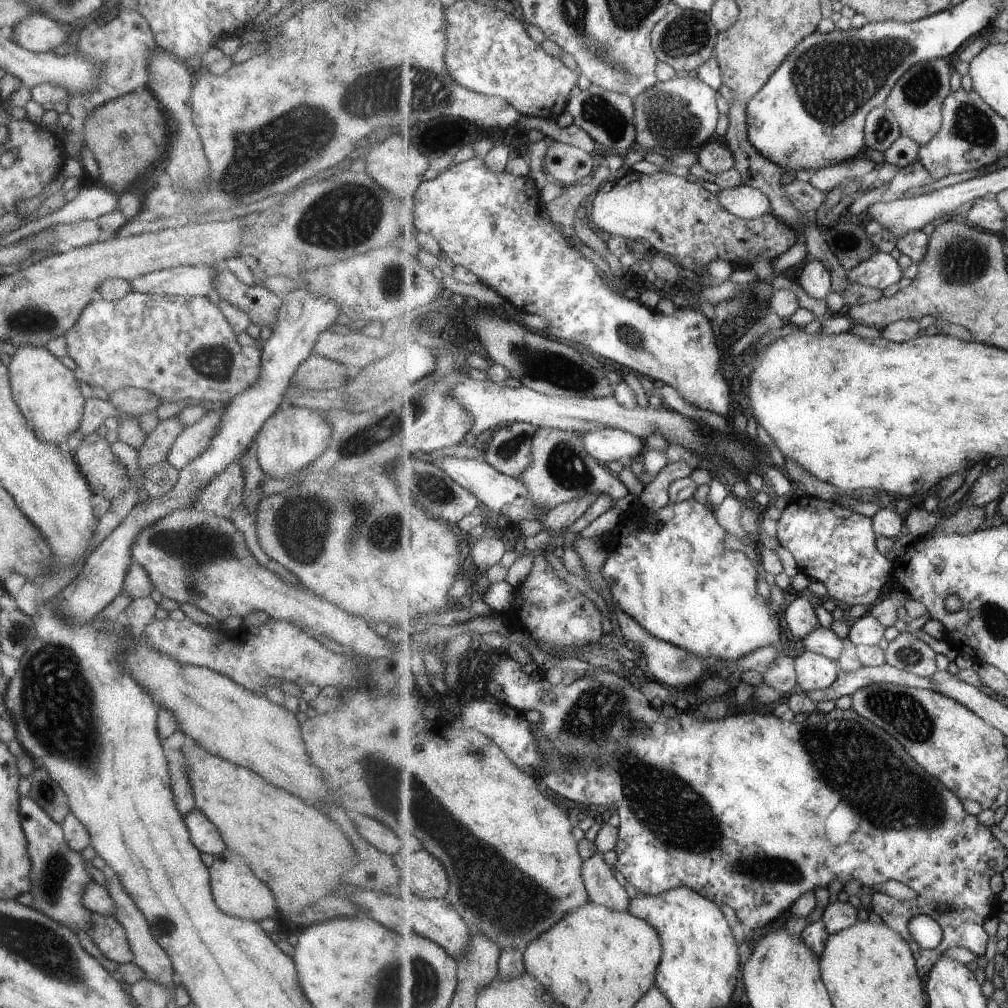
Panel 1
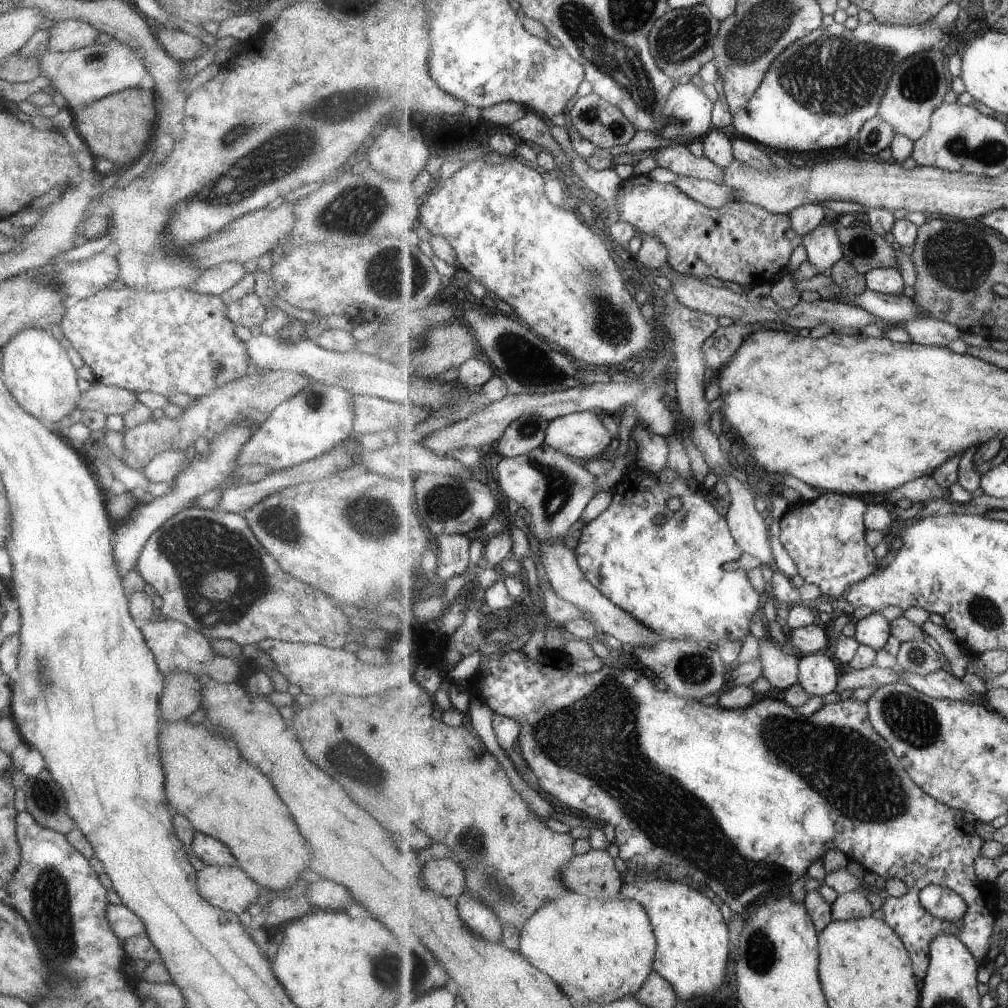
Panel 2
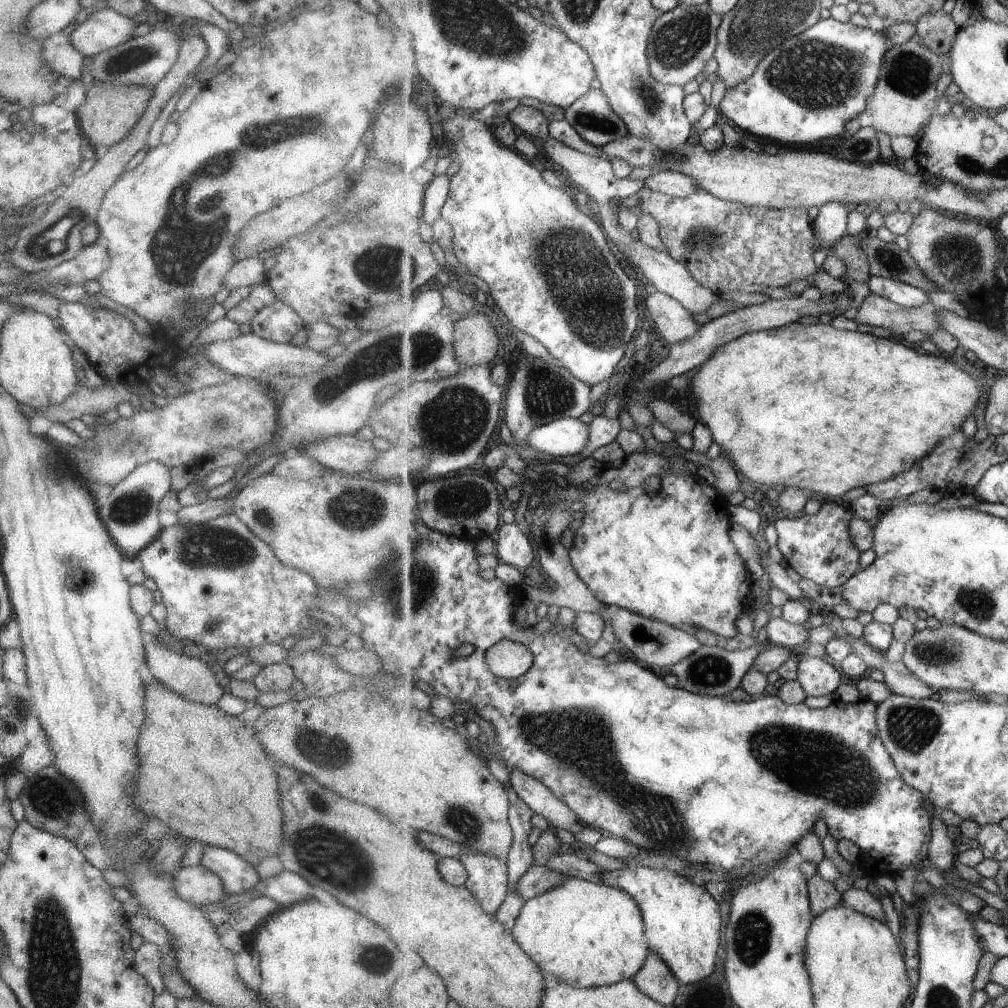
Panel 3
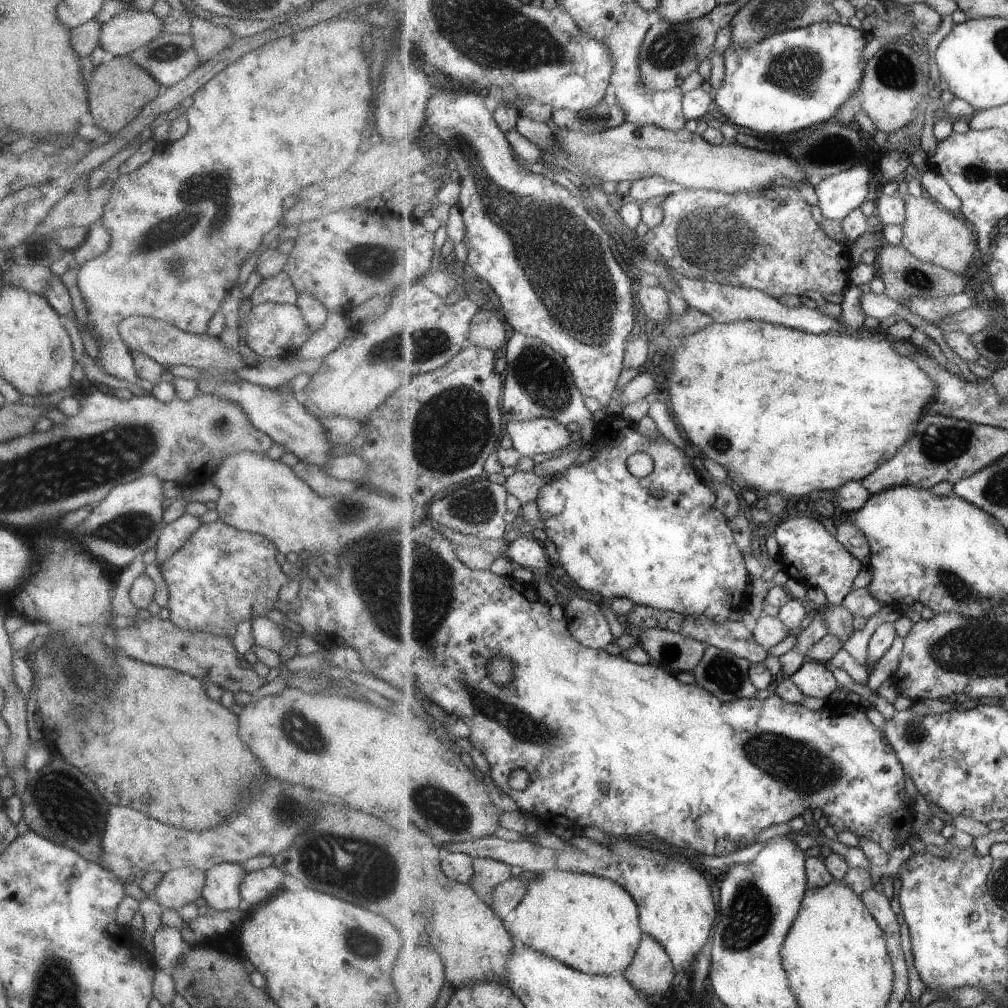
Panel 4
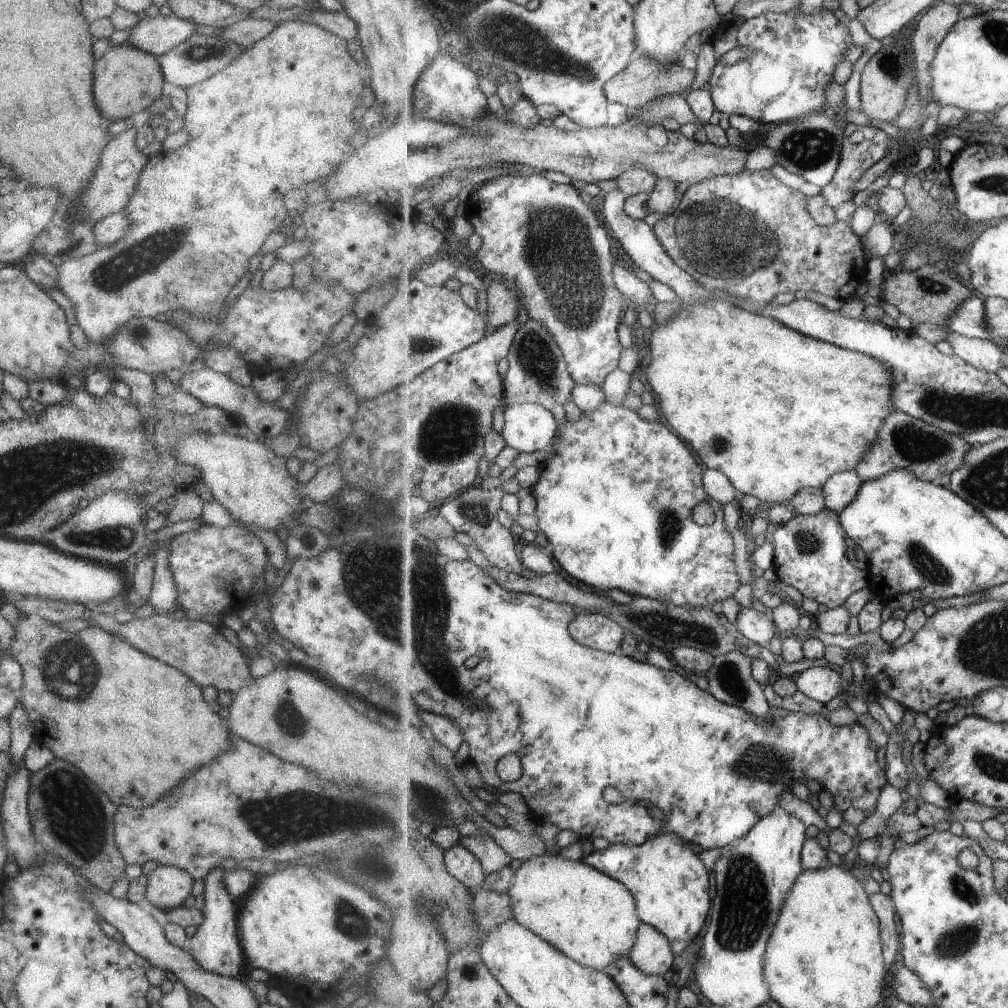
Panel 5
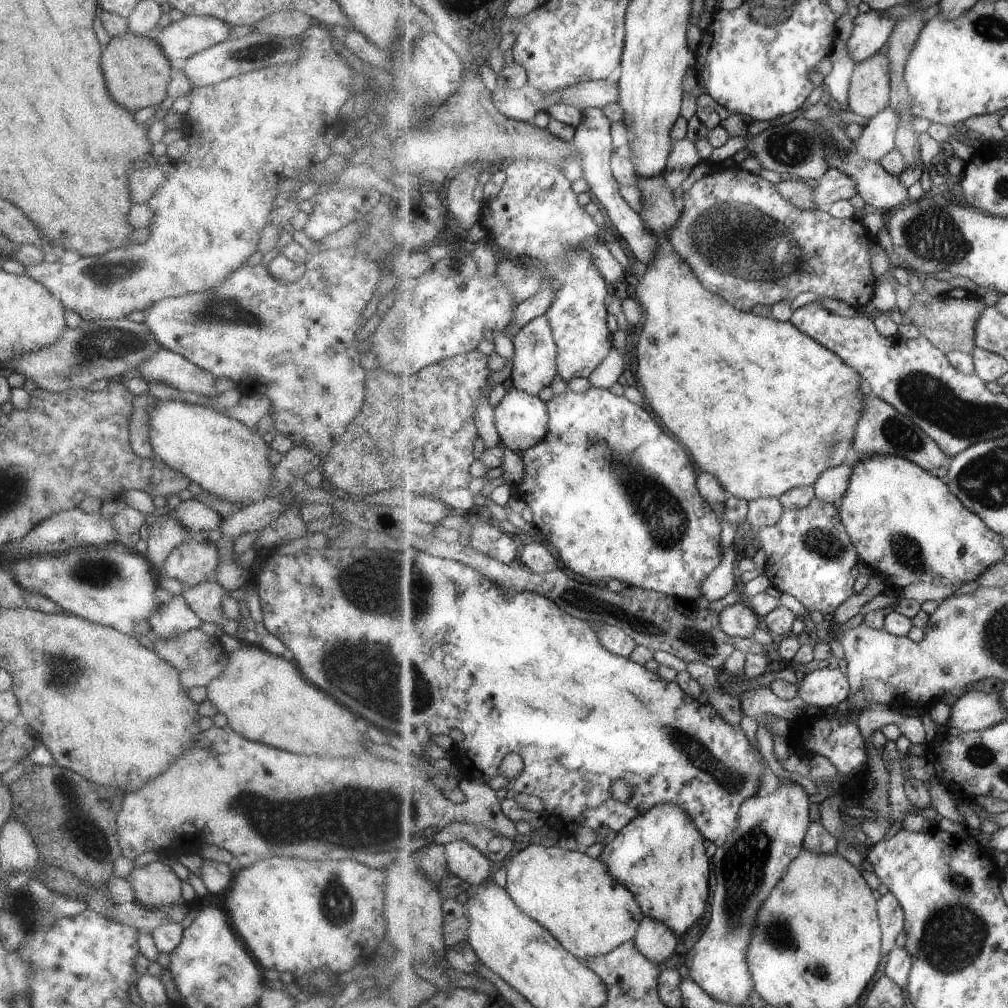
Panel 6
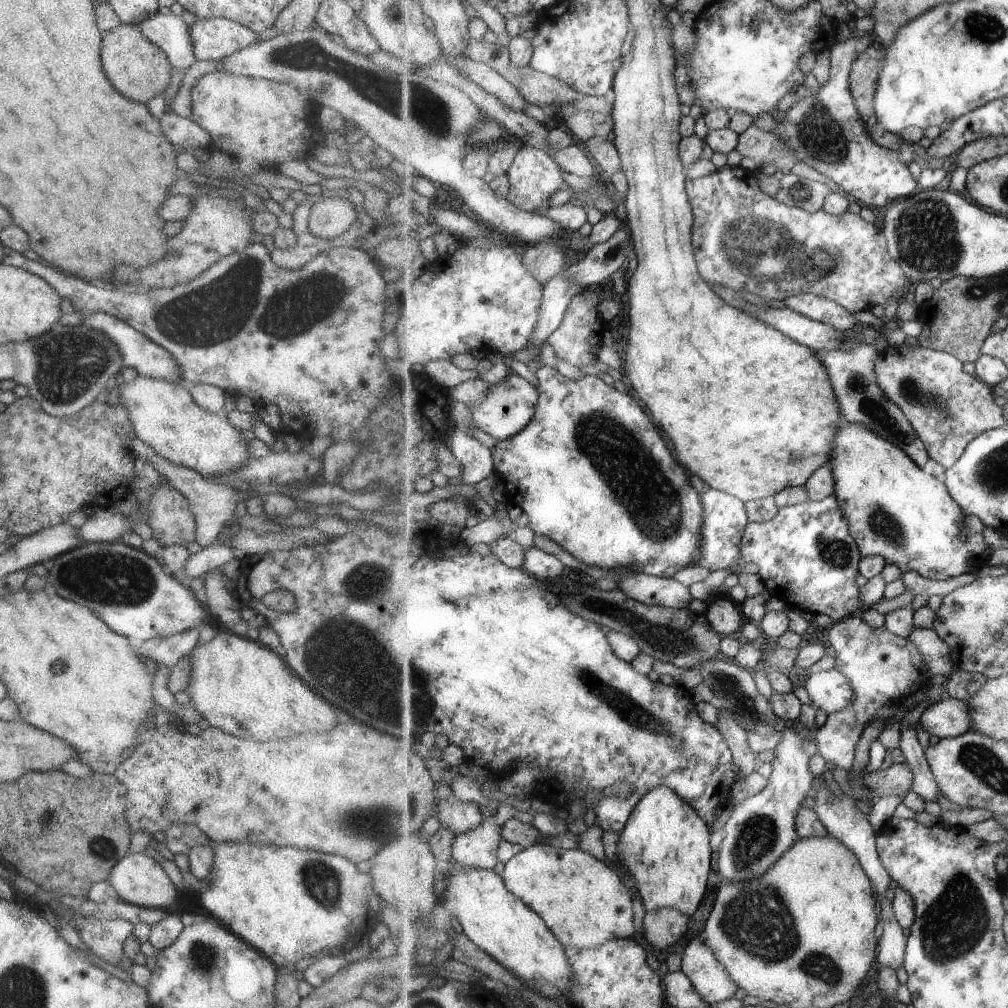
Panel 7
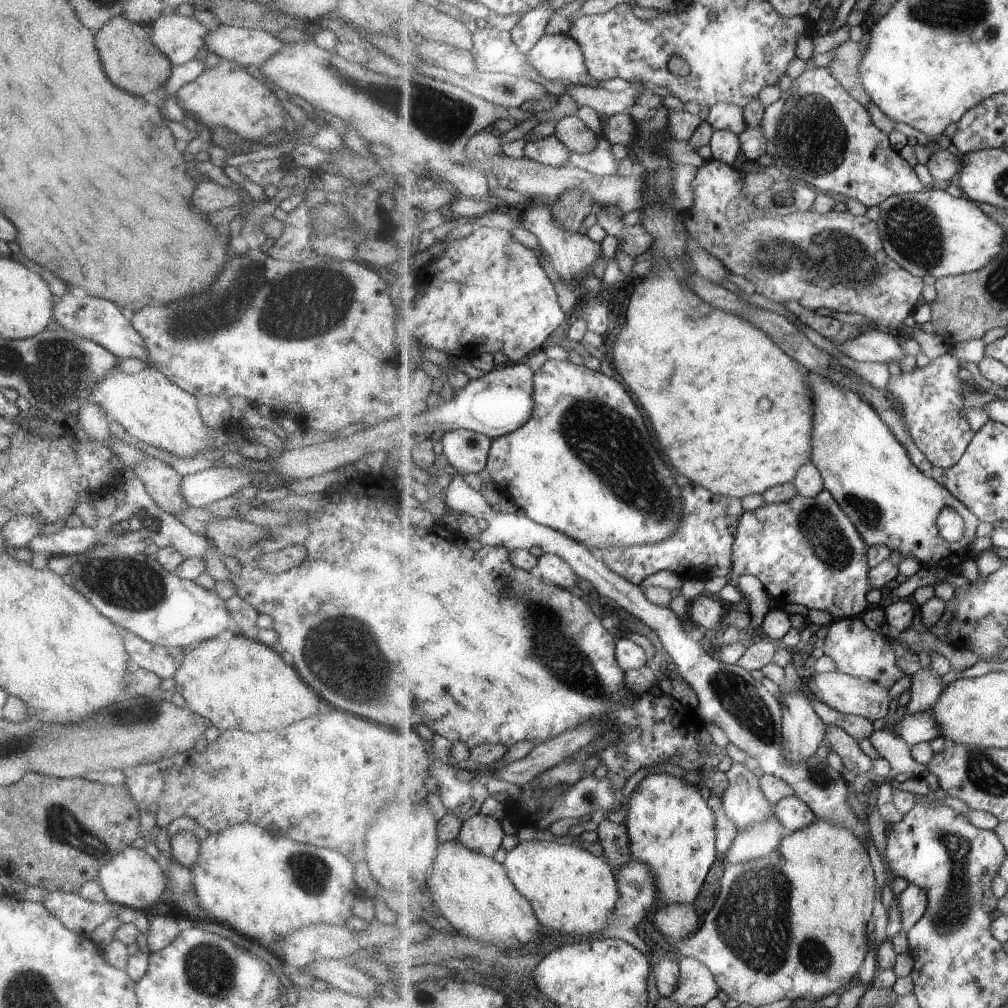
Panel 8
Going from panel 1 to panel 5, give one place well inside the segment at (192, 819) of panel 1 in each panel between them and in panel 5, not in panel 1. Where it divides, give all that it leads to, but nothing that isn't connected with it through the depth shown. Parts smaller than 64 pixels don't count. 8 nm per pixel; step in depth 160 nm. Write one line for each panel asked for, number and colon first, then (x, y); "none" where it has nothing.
2: (210, 851)
3: (236, 875)
4: (220, 891)
5: (214, 946)

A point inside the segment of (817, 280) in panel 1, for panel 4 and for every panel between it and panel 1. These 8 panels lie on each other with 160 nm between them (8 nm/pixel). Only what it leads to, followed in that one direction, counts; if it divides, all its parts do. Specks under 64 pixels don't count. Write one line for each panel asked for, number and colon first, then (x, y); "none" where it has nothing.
2: (824, 249)
3: (831, 225)
4: (839, 195)

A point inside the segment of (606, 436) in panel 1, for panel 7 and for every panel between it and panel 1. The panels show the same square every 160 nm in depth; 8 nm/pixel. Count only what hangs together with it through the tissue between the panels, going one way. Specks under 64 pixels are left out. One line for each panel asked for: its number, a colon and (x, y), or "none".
2: (584, 436)
3: (567, 436)
4: (539, 436)
5: (530, 427)
6: (523, 420)
7: (508, 408)

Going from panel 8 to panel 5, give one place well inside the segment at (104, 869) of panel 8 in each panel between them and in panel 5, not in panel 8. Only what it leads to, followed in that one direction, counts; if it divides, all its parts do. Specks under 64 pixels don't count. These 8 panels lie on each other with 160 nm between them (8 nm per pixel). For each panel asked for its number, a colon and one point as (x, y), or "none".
5: (167, 886)
6: (155, 885)
7: (138, 879)

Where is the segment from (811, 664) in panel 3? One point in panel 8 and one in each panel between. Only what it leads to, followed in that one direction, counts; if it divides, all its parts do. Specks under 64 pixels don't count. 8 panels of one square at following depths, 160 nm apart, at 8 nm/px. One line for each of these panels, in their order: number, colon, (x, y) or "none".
4: (816, 680)
5: (820, 683)
6: (826, 689)
7: (831, 691)
8: (851, 695)

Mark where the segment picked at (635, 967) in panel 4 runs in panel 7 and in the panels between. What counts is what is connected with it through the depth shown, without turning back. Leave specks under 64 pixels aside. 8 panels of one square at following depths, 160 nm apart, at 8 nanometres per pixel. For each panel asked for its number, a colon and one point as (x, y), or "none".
5: (653, 954)
6: (657, 941)
7: (663, 927)

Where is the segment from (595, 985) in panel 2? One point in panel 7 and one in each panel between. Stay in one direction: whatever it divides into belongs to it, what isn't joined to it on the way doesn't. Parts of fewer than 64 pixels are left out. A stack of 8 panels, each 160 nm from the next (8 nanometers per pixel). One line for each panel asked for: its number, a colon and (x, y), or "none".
3: (585, 934)
4: (591, 923)
5: (591, 917)
6: (590, 913)
7: (584, 902)

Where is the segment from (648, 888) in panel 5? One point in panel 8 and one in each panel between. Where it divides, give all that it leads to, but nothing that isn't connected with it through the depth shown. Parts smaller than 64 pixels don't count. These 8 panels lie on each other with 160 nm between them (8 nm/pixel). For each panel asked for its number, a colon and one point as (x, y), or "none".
6: (661, 857)
7: (665, 845)
8: (670, 822)

